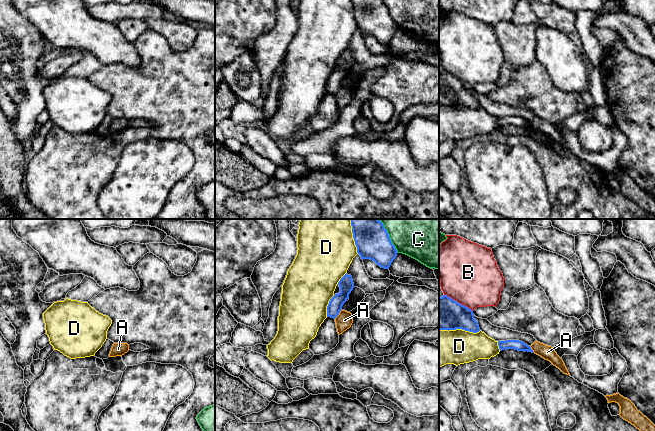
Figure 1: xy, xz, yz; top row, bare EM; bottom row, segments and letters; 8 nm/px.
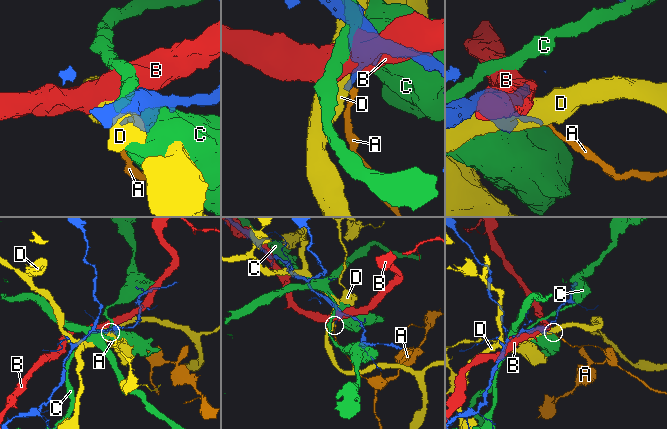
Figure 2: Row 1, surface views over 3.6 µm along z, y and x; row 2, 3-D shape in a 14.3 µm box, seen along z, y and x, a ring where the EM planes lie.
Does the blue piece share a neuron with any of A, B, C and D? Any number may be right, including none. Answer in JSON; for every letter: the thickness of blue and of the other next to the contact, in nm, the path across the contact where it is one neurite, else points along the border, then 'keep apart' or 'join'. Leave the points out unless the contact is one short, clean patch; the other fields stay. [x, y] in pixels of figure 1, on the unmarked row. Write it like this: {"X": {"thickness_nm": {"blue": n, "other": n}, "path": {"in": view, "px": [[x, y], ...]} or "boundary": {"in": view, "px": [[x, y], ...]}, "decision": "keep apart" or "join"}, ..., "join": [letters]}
{"A": {"thickness_nm": {"blue": 120, "other": 140}, "boundary": {"in": "xz", "px": [[341, 85], [334, 94]]}, "decision": "keep apart"}, "B": {"thickness_nm": {"blue": 280, "other": 480}, "decision": "keep apart"}, "C": {"thickness_nm": {"blue": 280, "other": 280}, "decision": "keep apart"}, "D": {"thickness_nm": {"blue": 280, "other": 280}, "decision": "keep apart"}, "join": []}

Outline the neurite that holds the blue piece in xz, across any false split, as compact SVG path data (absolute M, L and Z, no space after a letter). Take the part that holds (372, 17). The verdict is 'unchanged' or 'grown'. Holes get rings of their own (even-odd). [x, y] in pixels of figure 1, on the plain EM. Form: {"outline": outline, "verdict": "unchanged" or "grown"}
{"outline": "M351 0L357 29L361 35L373 36L381 44L389 45L397 32L383 0Z", "verdict": "unchanged"}

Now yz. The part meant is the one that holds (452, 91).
{"outline": "M447 71L439 73L439 106L456 106L477 109L480 107L471 85Z", "verdict": "unchanged"}

